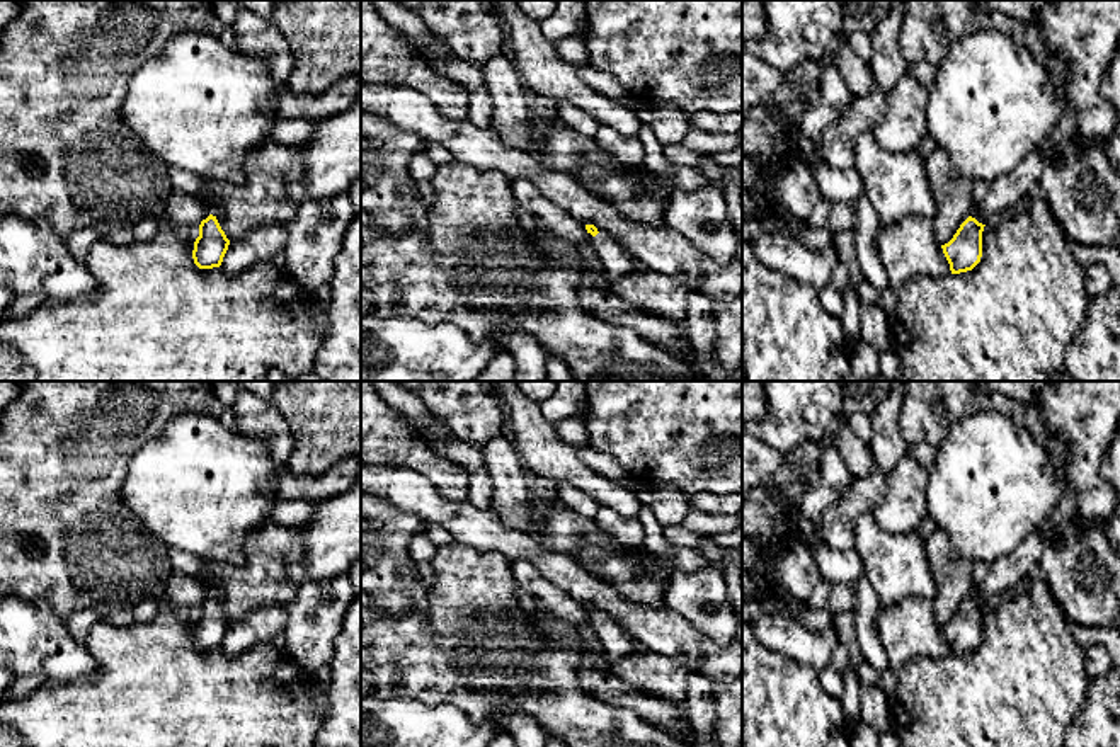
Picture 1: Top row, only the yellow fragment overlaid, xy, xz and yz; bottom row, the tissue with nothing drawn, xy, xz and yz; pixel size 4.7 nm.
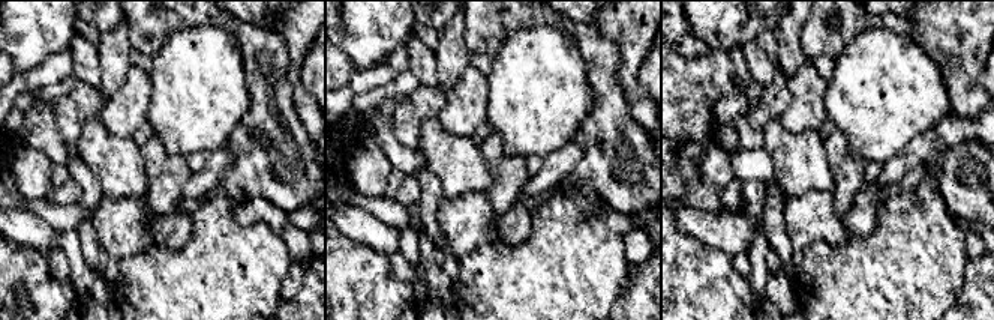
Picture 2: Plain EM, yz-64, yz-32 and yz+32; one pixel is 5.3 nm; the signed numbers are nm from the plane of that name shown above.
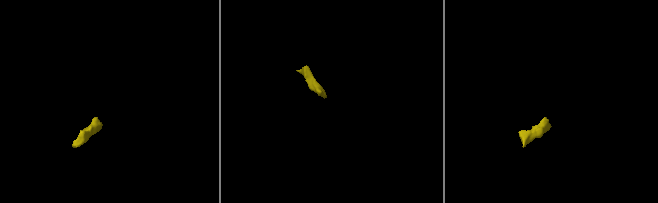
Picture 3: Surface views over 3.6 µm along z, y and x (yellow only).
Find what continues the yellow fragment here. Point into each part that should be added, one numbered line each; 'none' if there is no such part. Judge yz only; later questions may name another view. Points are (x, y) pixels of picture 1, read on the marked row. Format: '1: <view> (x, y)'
none

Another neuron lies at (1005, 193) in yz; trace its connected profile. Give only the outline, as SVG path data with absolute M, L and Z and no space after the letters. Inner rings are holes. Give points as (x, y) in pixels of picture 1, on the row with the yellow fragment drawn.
M1030 153L1014 170L991 182L989 194L980 204L974 204L970 216L987 225L1011 213L1028 189L1040 180L1047 162L1040 153Z

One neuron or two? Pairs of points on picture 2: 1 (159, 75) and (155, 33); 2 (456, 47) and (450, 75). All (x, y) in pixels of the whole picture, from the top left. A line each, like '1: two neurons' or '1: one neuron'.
1: two neurons
2: one neuron

